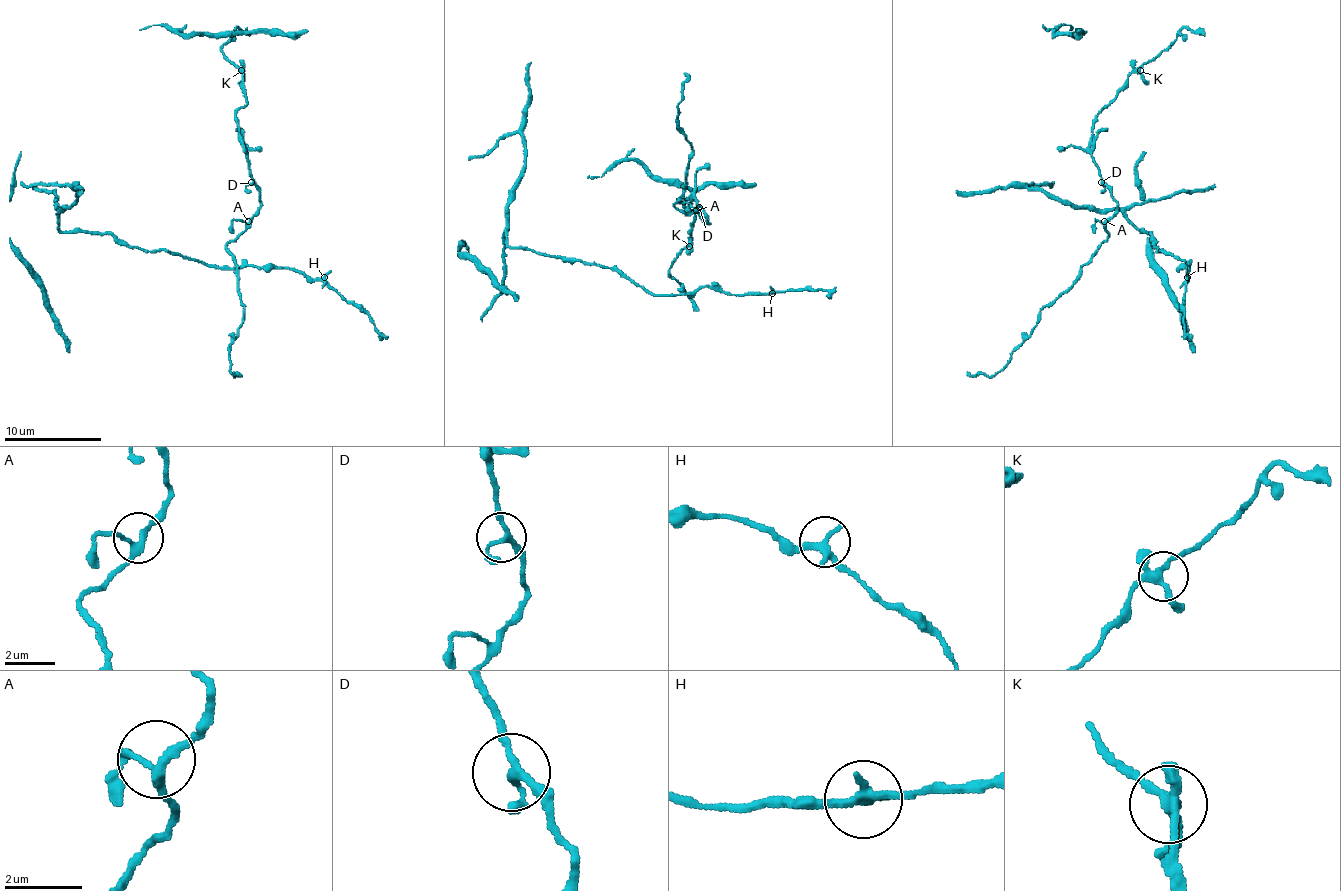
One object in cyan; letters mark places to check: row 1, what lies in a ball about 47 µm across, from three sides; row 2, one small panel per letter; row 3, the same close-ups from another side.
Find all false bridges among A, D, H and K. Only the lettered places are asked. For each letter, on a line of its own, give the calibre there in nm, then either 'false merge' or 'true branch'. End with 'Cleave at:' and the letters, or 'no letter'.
A: calibre 220 nm; true branch
D: calibre 170 nm; true branch
H: calibre 200 nm; true branch
K: calibre 280 nm; true branch
Cleave at: no letter

